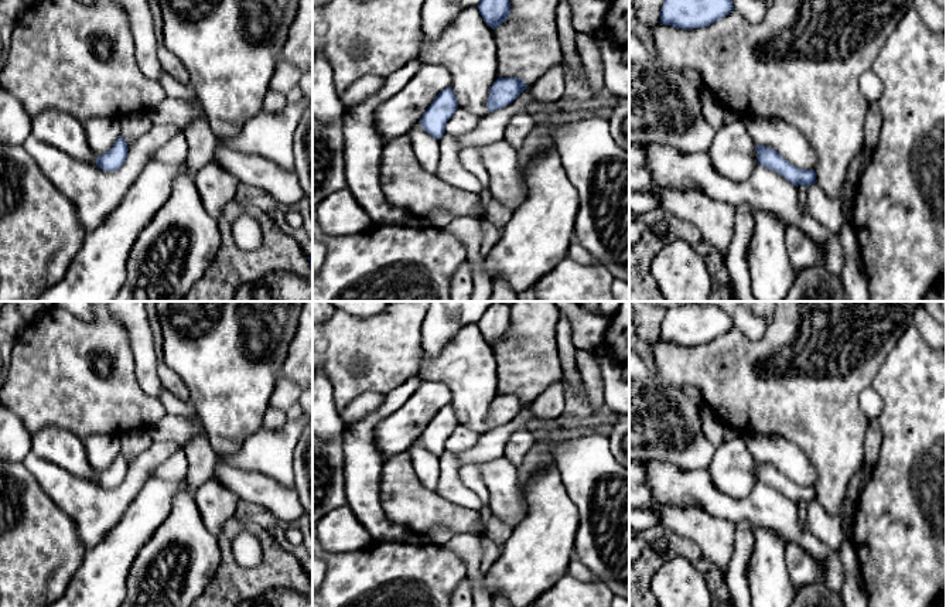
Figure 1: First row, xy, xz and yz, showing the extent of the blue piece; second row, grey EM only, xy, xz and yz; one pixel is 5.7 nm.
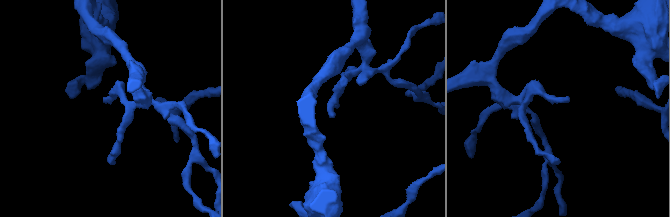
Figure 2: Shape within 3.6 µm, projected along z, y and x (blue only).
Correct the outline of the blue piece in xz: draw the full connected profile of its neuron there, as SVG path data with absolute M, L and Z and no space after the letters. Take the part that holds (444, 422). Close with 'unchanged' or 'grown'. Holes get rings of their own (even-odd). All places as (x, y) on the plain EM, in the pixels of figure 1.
M443 406L420 436L421 444L434 456L440 457L445 450L445 441L458 426L454 407Z; unchanged

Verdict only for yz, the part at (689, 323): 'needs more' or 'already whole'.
already whole

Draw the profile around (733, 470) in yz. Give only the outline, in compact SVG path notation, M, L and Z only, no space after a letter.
M742 439L717 446L708 474L713 485L734 499L747 498L758 482L757 460Z

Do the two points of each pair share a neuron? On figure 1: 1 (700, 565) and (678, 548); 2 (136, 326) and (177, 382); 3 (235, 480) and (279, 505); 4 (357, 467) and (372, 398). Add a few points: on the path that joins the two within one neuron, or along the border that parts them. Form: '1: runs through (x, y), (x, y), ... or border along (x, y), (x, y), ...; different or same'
1: runs through (695, 559), (683, 548); same
2: border along (157, 362), (157, 377), (164, 386); different
3: runs through (246, 484), (267, 494); same
4: border along (385, 396), (374, 411), (348, 426); different

